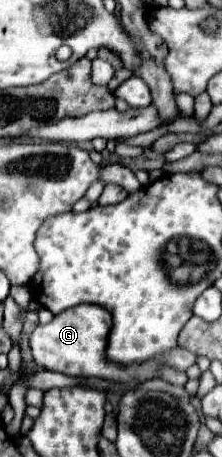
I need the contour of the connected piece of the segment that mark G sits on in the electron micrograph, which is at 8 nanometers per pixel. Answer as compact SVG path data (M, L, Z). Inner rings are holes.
M81 303L77 307L65 309L63 313L55 315L49 323L39 323L35 331L31 333L29 345L33 353L33 361L41 369L49 371L59 371L71 377L99 377L105 379L109 377L111 381L131 381L131 379L153 379L157 375L157 367L161 363L167 363L175 367L177 371L185 371L189 365L195 363L193 353L177 347L173 353L165 353L165 357L157 357L157 361L147 361L147 365L129 365L129 367L119 367L115 363L105 363L105 347L107 347L107 335L111 329L111 315L99 305L89 305Z

